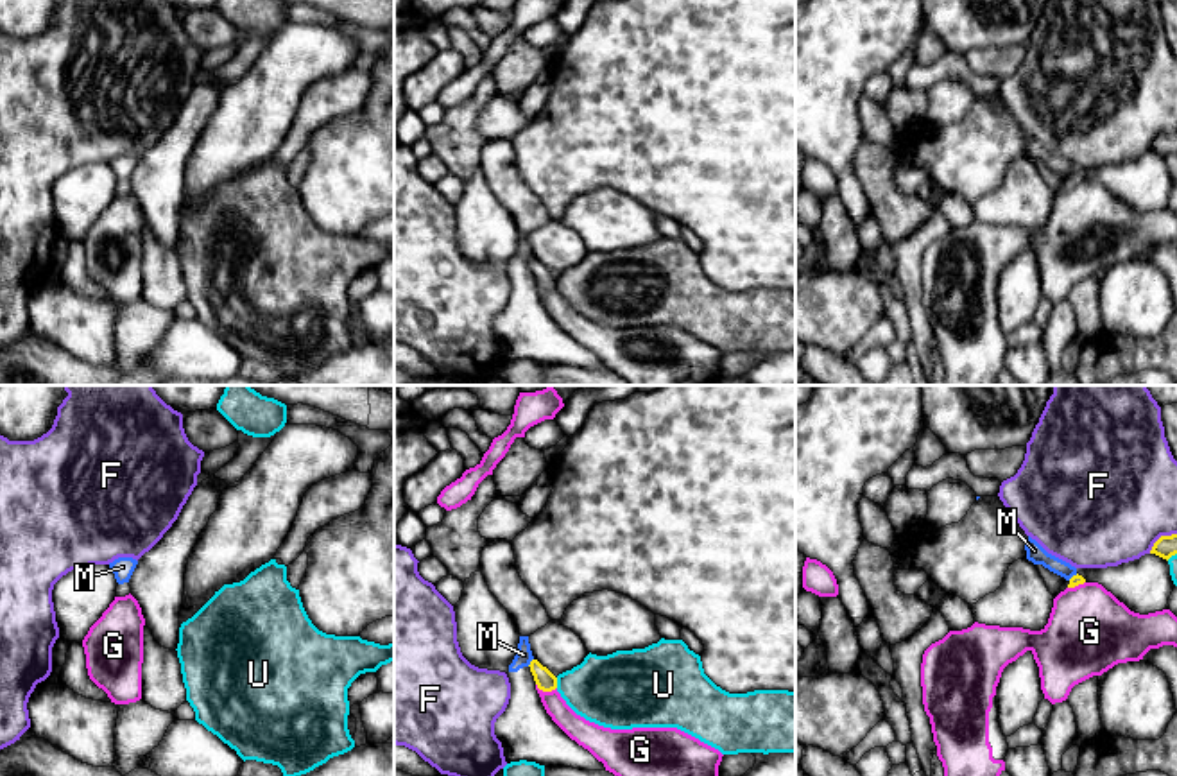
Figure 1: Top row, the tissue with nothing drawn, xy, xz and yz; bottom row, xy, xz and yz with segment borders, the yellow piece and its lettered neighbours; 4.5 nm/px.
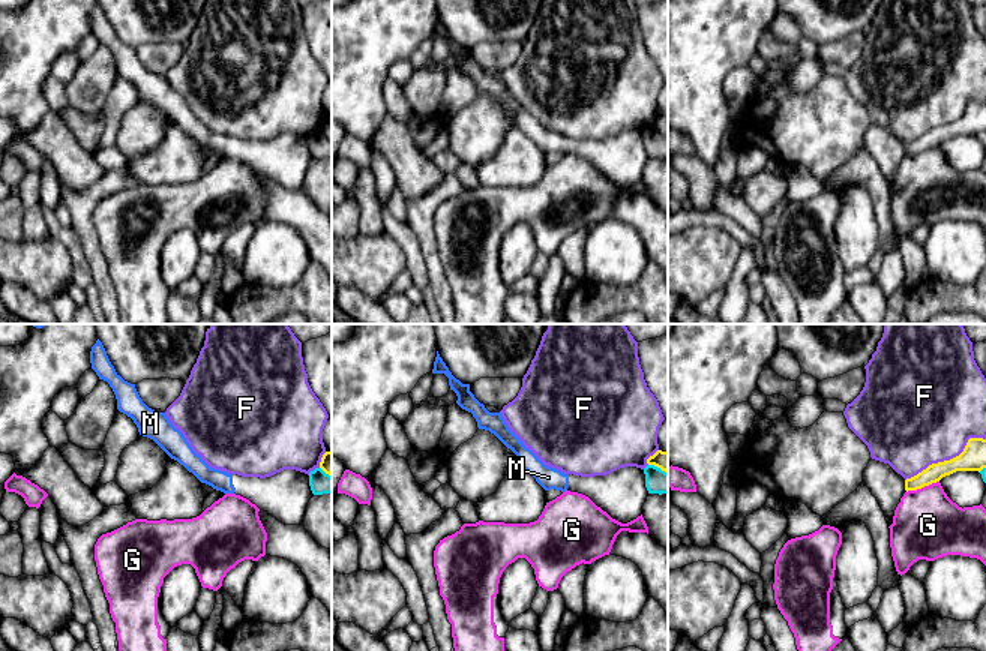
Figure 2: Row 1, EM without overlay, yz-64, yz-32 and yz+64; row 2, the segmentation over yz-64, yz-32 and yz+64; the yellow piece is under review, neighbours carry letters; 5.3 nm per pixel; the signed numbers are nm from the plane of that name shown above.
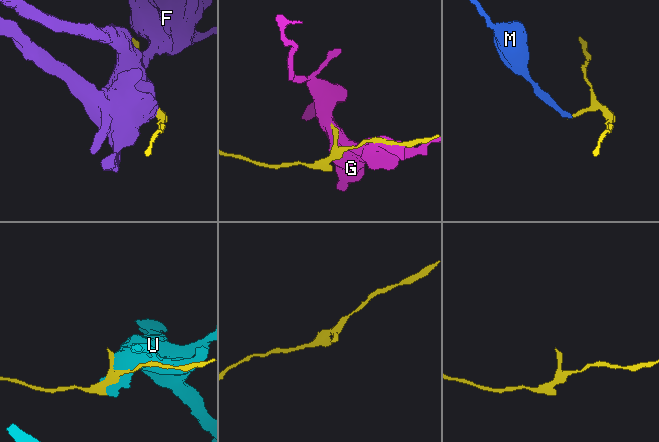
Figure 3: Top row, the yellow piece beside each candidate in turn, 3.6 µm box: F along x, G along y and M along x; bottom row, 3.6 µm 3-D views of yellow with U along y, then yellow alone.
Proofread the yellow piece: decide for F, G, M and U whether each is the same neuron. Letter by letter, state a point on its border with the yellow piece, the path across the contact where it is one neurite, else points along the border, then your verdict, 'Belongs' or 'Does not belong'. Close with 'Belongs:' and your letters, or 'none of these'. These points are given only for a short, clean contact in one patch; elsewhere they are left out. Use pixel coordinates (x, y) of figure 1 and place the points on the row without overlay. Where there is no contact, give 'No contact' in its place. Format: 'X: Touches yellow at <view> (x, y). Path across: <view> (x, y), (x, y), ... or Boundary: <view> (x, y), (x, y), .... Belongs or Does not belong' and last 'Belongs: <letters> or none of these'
F: Touches yellow at yz (1159, 137). Does not belong
G: Touches yellow at xz (545, 289). Does not belong
M: Touches yellow at xz (531, 260). Boundary: xz (532, 257), (527, 264). Does not belong
U: Touches yellow at xz (556, 282). Does not belong
Belongs: none of these

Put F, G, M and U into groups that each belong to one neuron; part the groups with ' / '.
F / G / M / U

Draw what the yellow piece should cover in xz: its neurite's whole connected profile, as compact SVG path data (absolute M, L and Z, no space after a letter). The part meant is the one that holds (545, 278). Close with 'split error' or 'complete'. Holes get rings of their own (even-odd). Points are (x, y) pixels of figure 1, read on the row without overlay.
M532 258L528 265L539 289L552 290L557 287L557 276L537 258Z; complete

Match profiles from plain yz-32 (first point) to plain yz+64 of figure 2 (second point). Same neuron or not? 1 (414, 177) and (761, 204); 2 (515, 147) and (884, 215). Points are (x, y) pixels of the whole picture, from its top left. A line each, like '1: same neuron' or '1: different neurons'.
1: same neuron
2: same neuron

